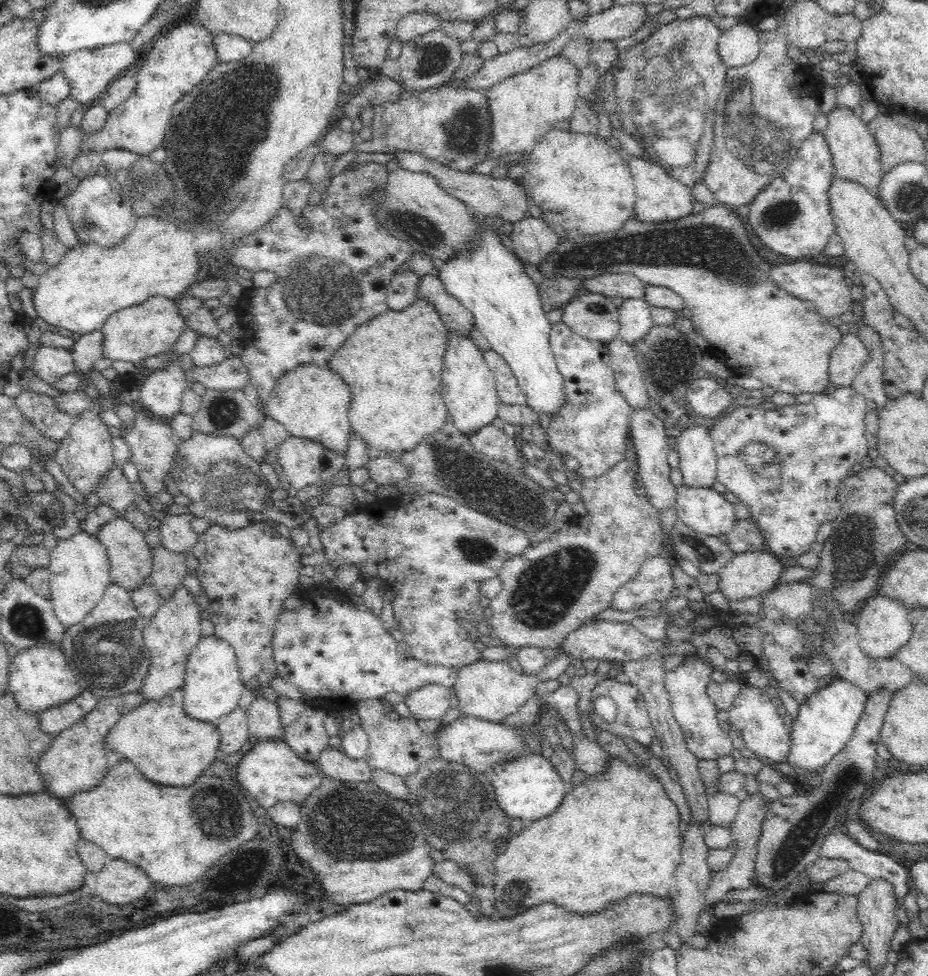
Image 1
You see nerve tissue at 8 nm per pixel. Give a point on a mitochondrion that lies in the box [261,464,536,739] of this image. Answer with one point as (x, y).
(475, 550)

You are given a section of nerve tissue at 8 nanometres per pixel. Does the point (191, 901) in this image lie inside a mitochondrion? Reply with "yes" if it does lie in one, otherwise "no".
no

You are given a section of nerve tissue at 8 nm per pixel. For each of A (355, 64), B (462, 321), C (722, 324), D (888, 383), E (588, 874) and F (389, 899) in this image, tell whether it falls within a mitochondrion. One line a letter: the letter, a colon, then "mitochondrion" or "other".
A: other
B: other
C: other
D: other
E: other
F: other

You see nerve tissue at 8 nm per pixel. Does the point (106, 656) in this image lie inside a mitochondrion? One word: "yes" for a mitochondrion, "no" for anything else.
yes

